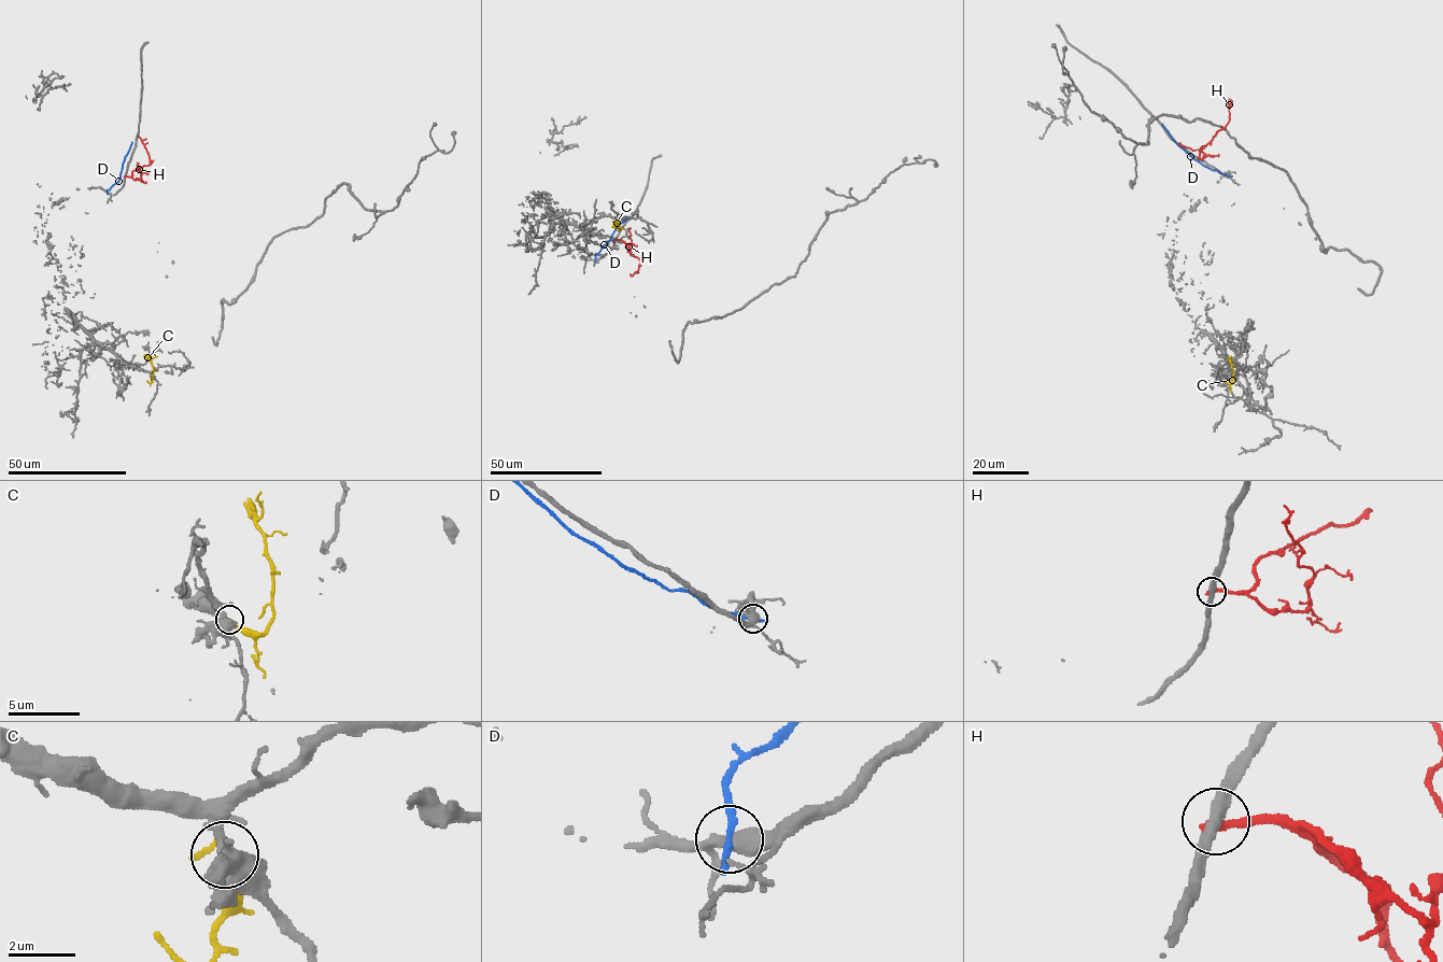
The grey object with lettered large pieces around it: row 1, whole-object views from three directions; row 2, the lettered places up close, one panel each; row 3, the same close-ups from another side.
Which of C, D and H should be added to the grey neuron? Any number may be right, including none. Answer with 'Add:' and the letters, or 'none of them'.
Add: C

